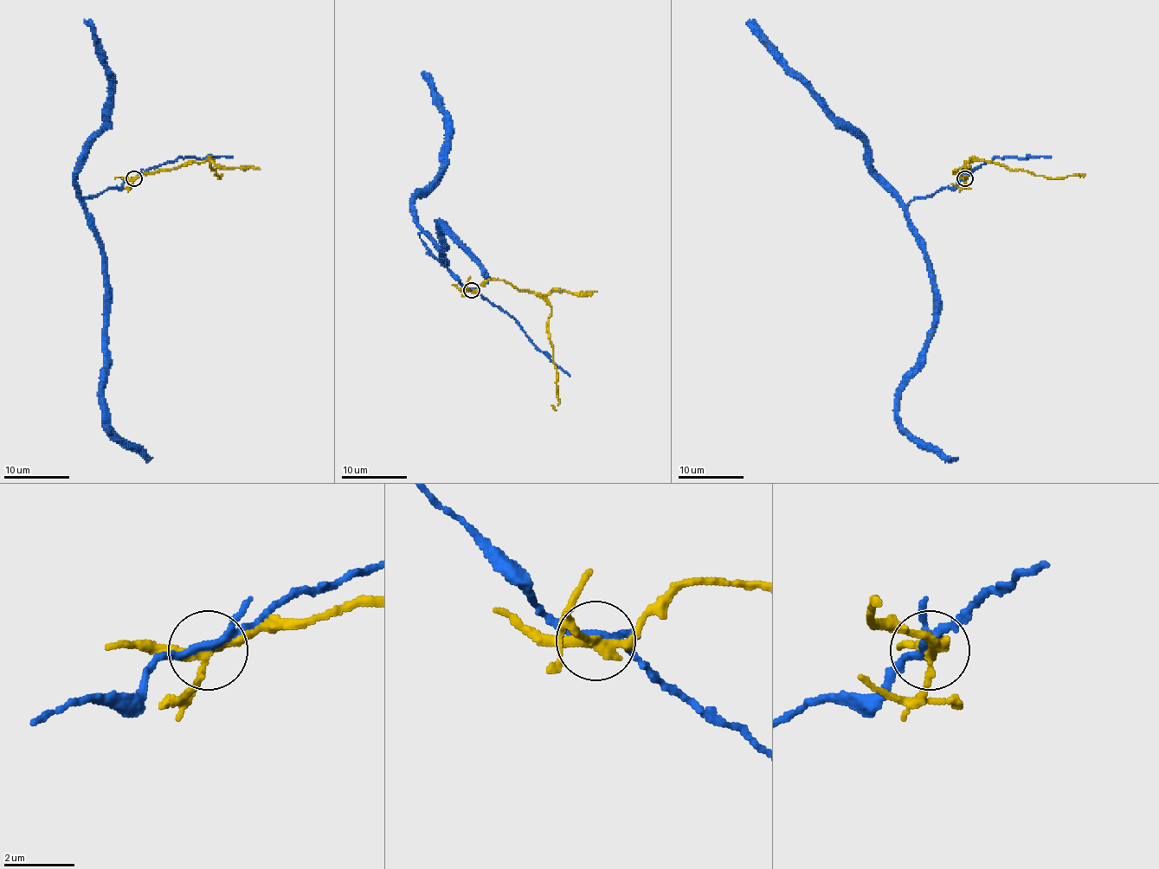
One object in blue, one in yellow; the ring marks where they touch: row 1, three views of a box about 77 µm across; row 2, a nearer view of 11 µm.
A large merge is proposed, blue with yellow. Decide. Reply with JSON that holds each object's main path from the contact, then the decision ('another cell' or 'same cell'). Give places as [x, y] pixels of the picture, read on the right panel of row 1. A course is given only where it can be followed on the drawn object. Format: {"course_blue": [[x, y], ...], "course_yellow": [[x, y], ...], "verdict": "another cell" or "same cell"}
{"course_blue": [[964, 179], [914, 198], [907, 209], [925, 259], [935, 331], [901, 392], [898, 421], [942, 457], [957, 457]], "course_yellow": [[964, 179], [955, 170], [966, 163], [982, 161], [1027, 170], [1049, 179], [1080, 176]], "verdict": "another cell"}

